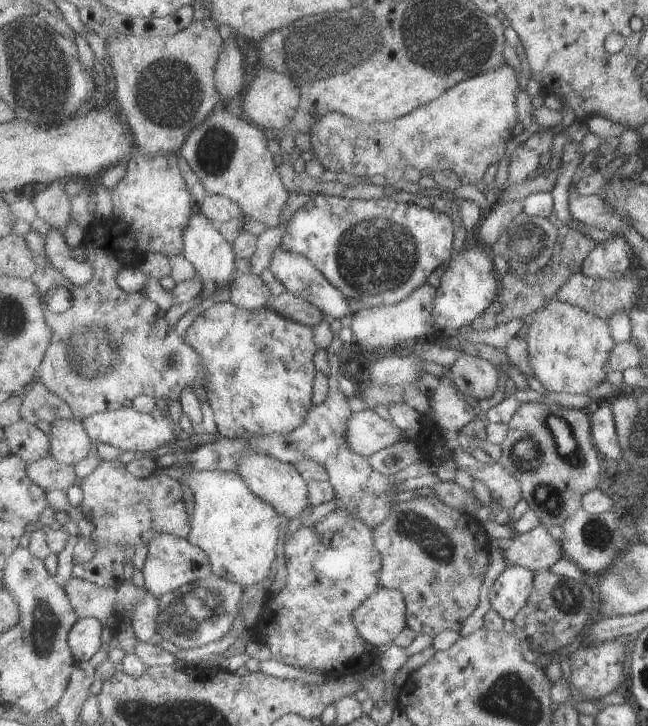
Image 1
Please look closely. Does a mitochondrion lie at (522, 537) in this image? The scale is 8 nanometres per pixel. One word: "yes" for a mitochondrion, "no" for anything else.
no

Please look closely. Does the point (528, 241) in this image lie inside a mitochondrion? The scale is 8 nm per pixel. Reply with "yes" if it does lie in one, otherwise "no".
yes

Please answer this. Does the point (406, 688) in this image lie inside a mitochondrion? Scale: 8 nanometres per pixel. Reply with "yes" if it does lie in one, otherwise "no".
no

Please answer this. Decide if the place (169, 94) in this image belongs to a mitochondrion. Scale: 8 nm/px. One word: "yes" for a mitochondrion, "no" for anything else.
yes

